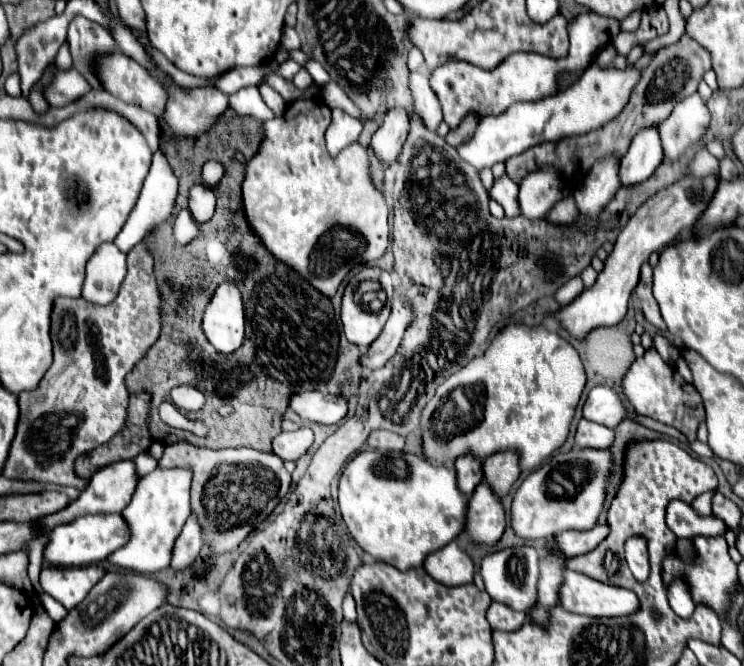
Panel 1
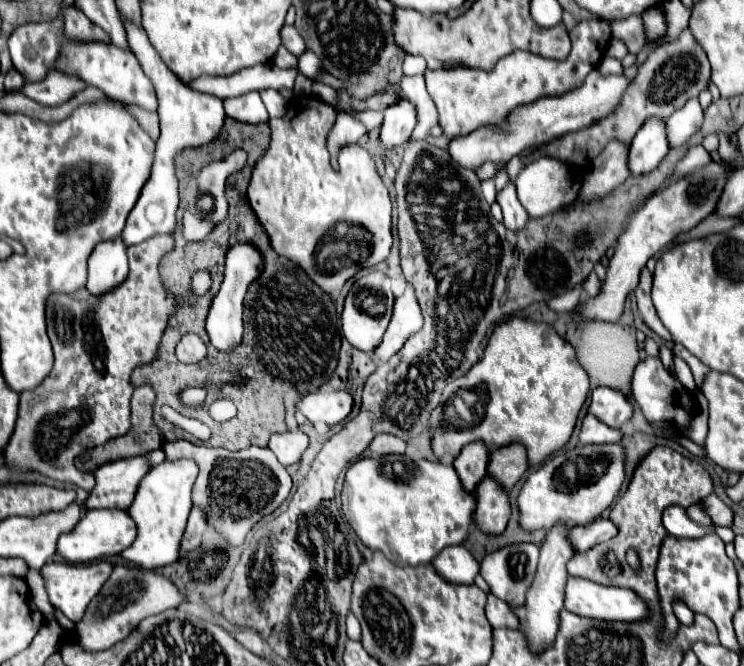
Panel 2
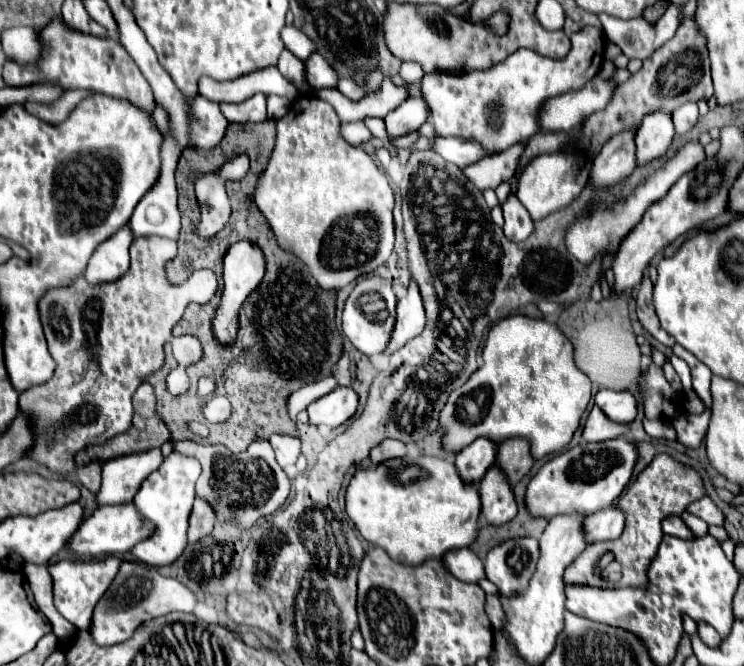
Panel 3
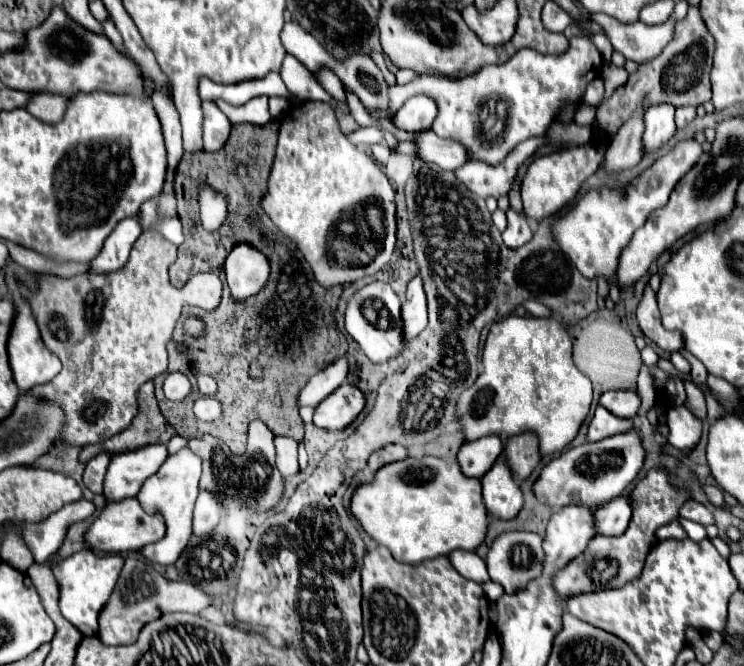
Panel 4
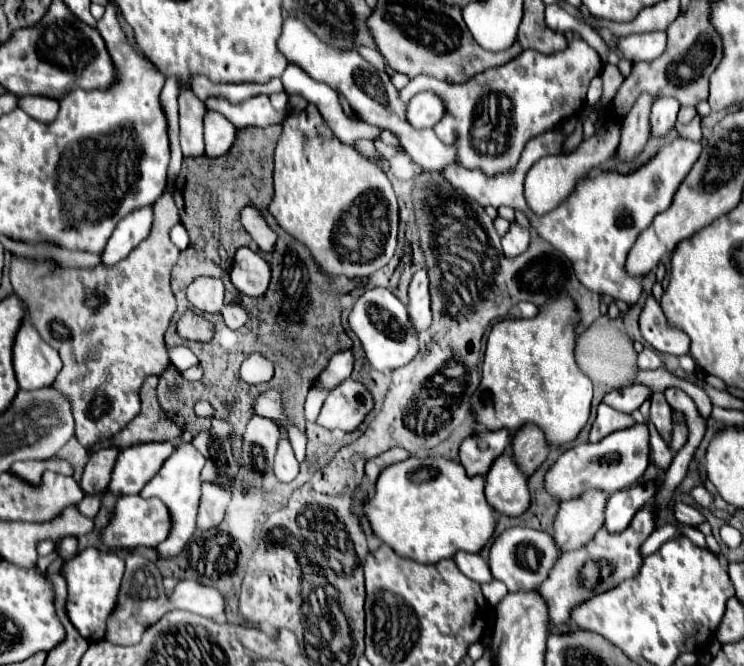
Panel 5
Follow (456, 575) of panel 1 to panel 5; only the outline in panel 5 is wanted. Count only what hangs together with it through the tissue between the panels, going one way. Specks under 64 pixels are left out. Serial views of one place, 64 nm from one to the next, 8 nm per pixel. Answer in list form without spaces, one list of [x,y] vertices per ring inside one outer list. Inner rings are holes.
[[[458,552],[456,558],[454,558],[454,562],[456,562],[456,566],[460,568],[462,574],[466,574],[470,580],[474,580],[478,584],[484,584],[484,582],[490,582],[492,580],[488,562],[482,556],[478,556],[478,554]]]

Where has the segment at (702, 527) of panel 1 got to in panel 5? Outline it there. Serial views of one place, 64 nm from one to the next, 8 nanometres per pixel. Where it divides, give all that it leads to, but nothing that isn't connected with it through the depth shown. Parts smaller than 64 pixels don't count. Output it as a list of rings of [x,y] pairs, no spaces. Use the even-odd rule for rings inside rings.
[[[672,524],[658,526],[658,528],[650,534],[650,538],[640,546],[640,556],[642,556],[642,558],[650,556],[650,554],[656,552],[666,540],[672,540],[674,536],[678,536],[678,528],[676,528],[676,526],[672,526]]]

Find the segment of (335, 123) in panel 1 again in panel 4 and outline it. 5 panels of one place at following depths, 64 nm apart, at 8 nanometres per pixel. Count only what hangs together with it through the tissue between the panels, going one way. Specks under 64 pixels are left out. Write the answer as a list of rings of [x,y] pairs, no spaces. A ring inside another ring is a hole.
[[[360,128],[358,132],[354,132],[350,138],[348,138],[354,146],[370,146],[370,144],[376,144],[376,142],[382,142],[382,132],[378,128]]]

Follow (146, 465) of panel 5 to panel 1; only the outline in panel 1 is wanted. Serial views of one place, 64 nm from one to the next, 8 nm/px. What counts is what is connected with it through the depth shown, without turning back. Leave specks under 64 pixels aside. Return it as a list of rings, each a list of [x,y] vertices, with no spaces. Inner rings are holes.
[[[124,460],[124,462],[116,462],[116,464],[108,464],[108,468],[100,468],[100,472],[96,472],[90,480],[90,486],[86,490],[80,492],[80,498],[70,502],[64,510],[52,514],[52,516],[44,516],[40,518],[40,524],[44,528],[52,528],[54,524],[64,524],[64,522],[72,522],[80,516],[86,516],[86,514],[98,514],[98,512],[122,512],[128,504],[130,504],[130,498],[136,490],[136,484],[138,484],[138,474],[136,474],[136,466],[134,466],[134,460]]]

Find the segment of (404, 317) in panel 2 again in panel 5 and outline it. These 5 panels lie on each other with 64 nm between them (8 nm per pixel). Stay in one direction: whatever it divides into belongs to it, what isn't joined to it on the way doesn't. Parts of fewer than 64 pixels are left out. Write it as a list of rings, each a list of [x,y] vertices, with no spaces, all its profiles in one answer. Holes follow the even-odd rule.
[[[422,268],[414,274],[410,284],[410,302],[408,312],[414,322],[416,332],[428,328],[432,324],[432,310],[430,310],[430,284],[428,284],[428,270]]]

